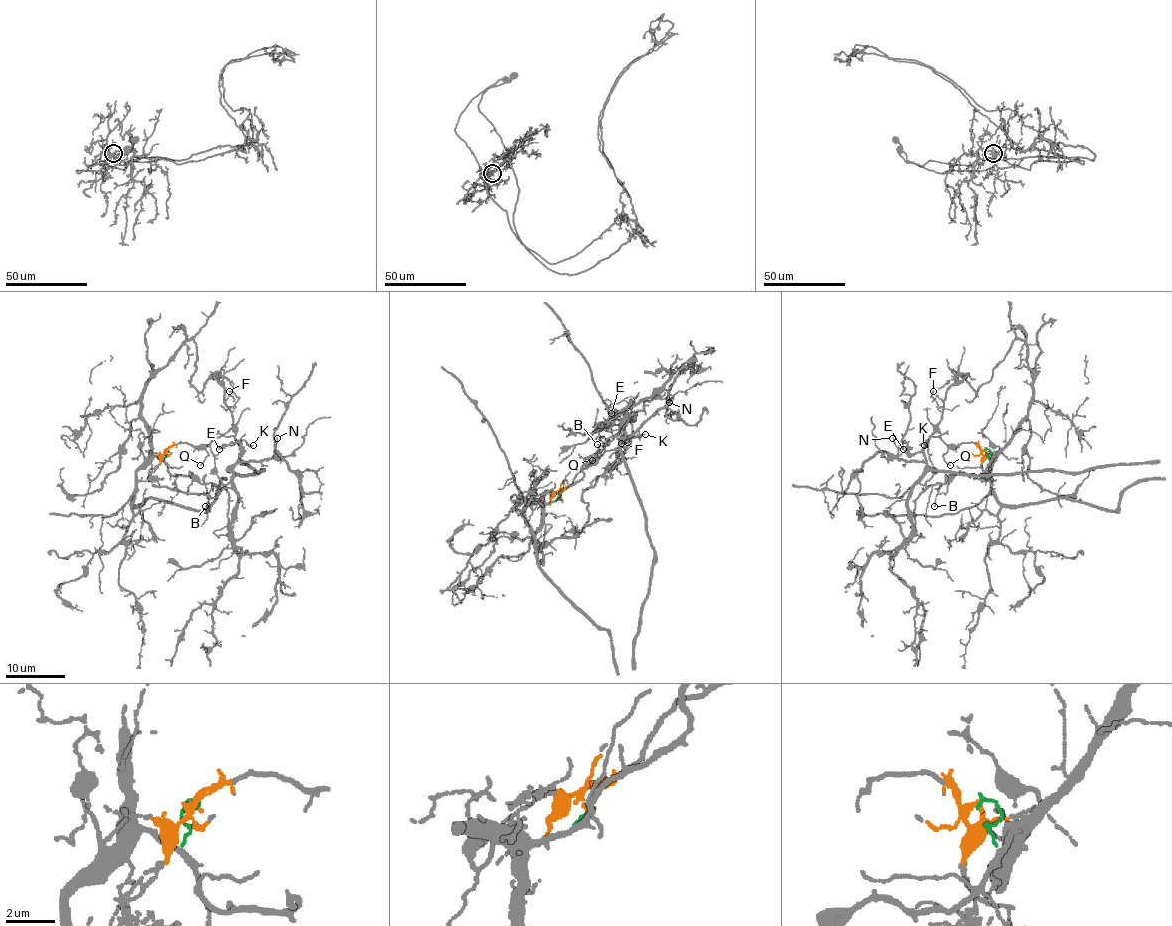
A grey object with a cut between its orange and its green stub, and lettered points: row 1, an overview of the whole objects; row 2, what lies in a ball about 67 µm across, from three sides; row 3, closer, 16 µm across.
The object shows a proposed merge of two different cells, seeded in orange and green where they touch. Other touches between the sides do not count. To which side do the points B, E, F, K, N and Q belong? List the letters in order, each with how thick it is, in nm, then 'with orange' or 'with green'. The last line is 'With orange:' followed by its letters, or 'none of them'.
B: 110 nm | with green
E: 280 nm | with orange
F: 110 nm | with orange
K: 100 nm | with orange
N: 90 nm | with orange
Q: 100 nm | with orange
With orange: E, F, K, N, Q

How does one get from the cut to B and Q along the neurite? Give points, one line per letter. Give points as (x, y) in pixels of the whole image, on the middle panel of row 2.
B: (558, 494), (557, 500), (566, 488), (583, 475), (582, 466), (598, 448), (597, 444)
Q: (558, 494), (600, 456), (598, 453), (592, 460)

